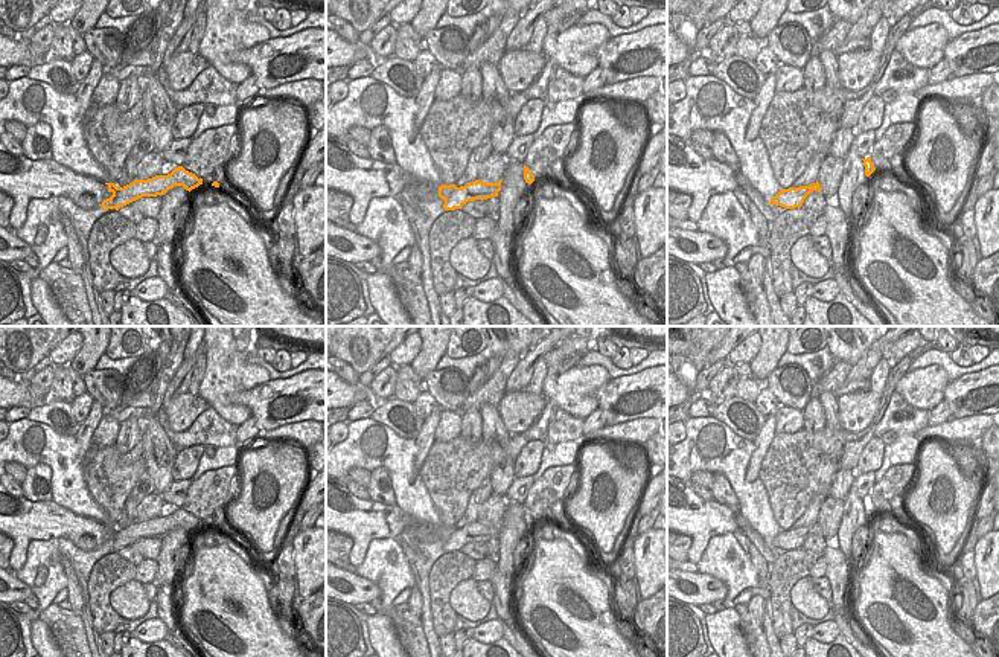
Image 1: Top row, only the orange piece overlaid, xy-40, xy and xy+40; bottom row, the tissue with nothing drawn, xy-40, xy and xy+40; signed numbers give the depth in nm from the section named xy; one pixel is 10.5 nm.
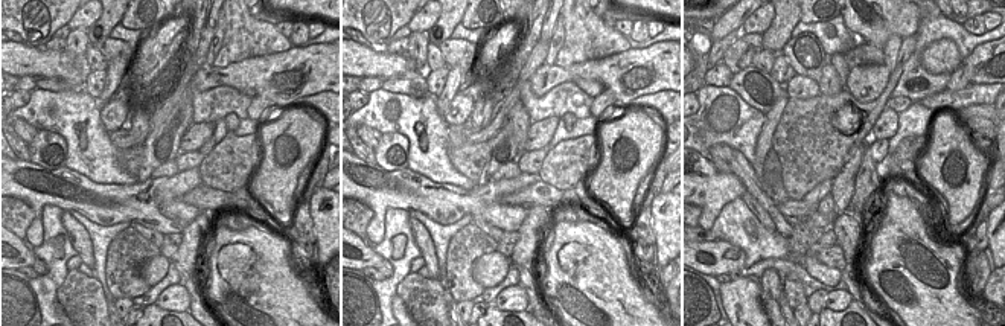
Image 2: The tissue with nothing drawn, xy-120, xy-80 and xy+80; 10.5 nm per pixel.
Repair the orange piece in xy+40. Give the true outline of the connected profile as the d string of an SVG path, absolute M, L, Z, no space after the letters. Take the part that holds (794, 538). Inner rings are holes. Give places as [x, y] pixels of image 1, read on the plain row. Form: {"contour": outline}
{"contour": "M818 521L813 526L809 527L800 527L800 529L789 529L789 530L781 530L771 543L775 547L781 547L784 550L795 550L795 549L801 549L806 538L813 534L818 532L821 534L821 527L818 524Z"}

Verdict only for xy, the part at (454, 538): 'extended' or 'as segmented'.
as segmented

